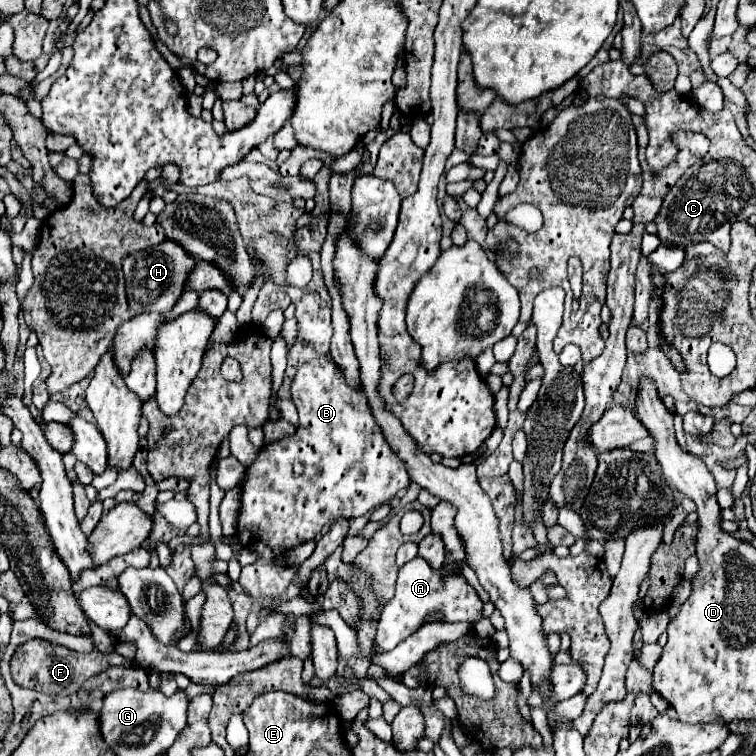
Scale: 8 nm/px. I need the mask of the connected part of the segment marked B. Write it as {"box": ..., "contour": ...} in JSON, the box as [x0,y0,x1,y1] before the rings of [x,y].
{"box":[237,355,411,601],"contour":[[[329,355],[311,359],[309,363],[301,365],[291,385],[291,397],[299,411],[297,433],[263,445],[255,463],[247,469],[247,479],[241,487],[237,535],[243,547],[257,553],[257,563],[241,569],[239,583],[255,601],[263,597],[279,599],[285,593],[295,575],[295,567],[279,565],[279,559],[287,549],[311,541],[331,519],[351,519],[371,513],[373,509],[389,503],[397,491],[409,487],[411,483],[405,463],[399,461],[399,457],[391,451],[379,425],[371,417],[365,391],[361,387],[351,389]]]}

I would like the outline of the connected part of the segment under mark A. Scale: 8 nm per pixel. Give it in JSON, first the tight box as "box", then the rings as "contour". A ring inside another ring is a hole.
{"box":[371,557,483,655],"contour":[[[415,557],[407,565],[399,569],[399,579],[397,579],[397,591],[395,597],[385,605],[385,611],[381,613],[377,633],[375,633],[375,649],[371,651],[373,655],[387,653],[395,649],[403,639],[407,639],[411,633],[415,633],[421,625],[425,615],[431,611],[443,611],[447,621],[479,621],[481,617],[481,607],[483,601],[475,593],[471,585],[463,577],[457,575],[447,575],[445,571],[433,571],[421,557]]]}

